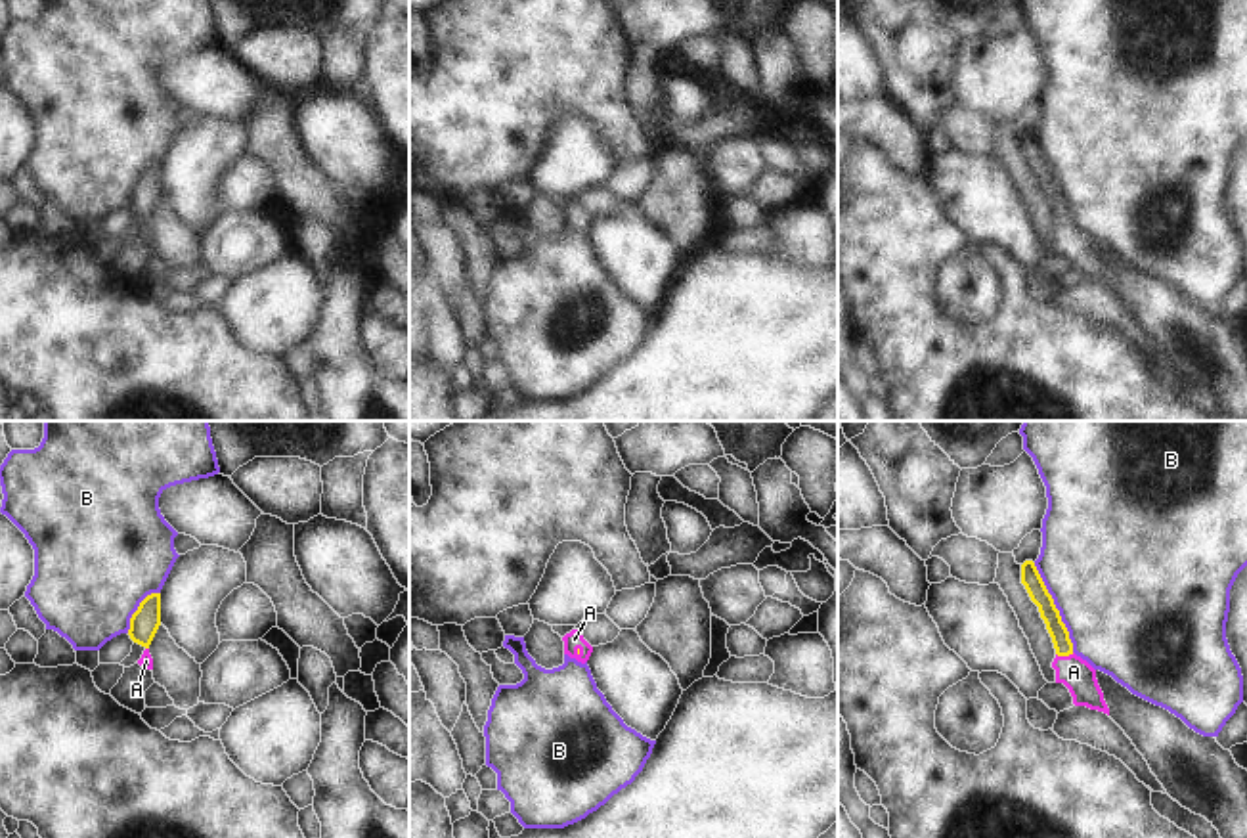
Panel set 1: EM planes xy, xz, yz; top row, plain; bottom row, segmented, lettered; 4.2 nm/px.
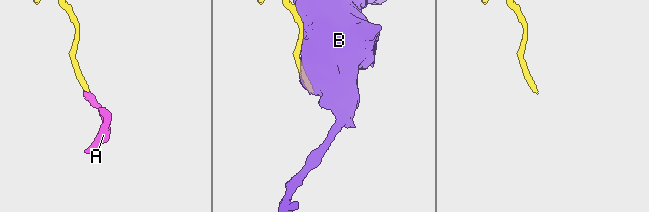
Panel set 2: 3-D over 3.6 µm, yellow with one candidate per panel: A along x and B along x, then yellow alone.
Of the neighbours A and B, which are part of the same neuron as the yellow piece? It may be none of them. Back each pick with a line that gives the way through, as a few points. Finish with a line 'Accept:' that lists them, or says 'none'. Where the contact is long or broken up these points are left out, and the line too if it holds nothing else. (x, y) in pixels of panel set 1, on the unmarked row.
A: Path across: yz (1043, 171), (1060, 207), (1064, 226), (1073, 243)
Accept: A

